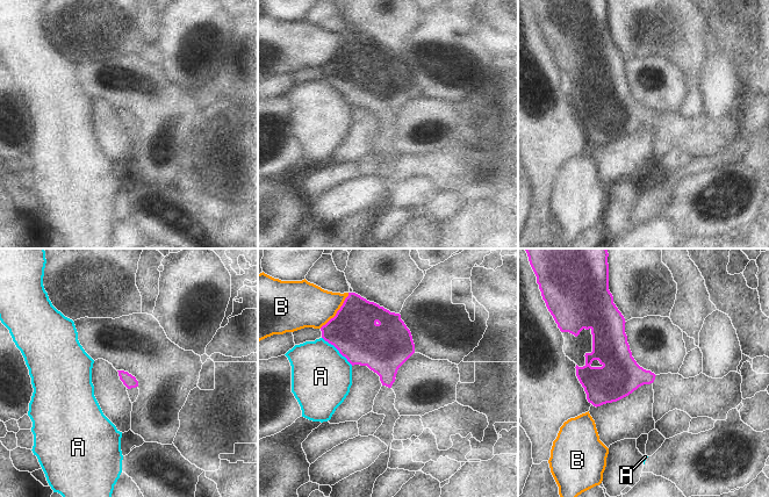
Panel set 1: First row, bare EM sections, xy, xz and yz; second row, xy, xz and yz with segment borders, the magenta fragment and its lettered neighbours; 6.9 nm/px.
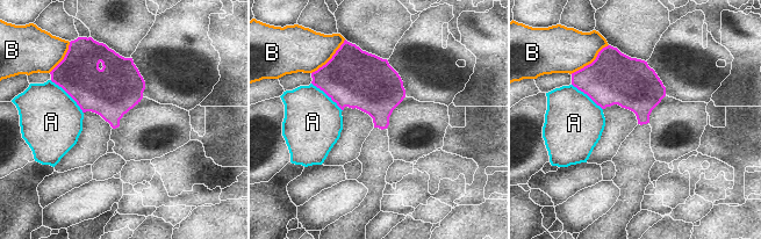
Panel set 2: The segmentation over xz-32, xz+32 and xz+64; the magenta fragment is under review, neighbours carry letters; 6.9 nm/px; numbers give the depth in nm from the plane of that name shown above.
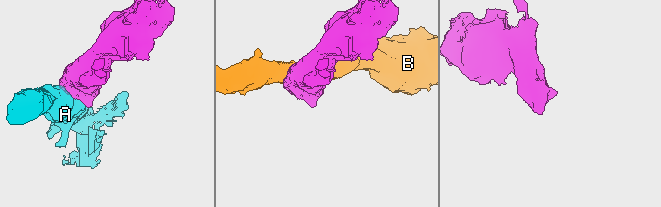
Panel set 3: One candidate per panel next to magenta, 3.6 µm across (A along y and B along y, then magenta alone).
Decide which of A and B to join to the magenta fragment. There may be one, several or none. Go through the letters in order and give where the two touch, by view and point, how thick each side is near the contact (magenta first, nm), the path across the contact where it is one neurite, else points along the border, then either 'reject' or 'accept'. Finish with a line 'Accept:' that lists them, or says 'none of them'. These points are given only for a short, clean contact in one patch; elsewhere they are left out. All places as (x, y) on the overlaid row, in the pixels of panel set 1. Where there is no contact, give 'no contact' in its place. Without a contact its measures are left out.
A: meets magenta in xz at (337, 348); 340 nm thick on the magenta side, 420 nm on the other; reject
B: meets magenta in xz at (337, 311); 340 nm thick on the magenta side, 320 nm on the other; reject
Accept: none of them

